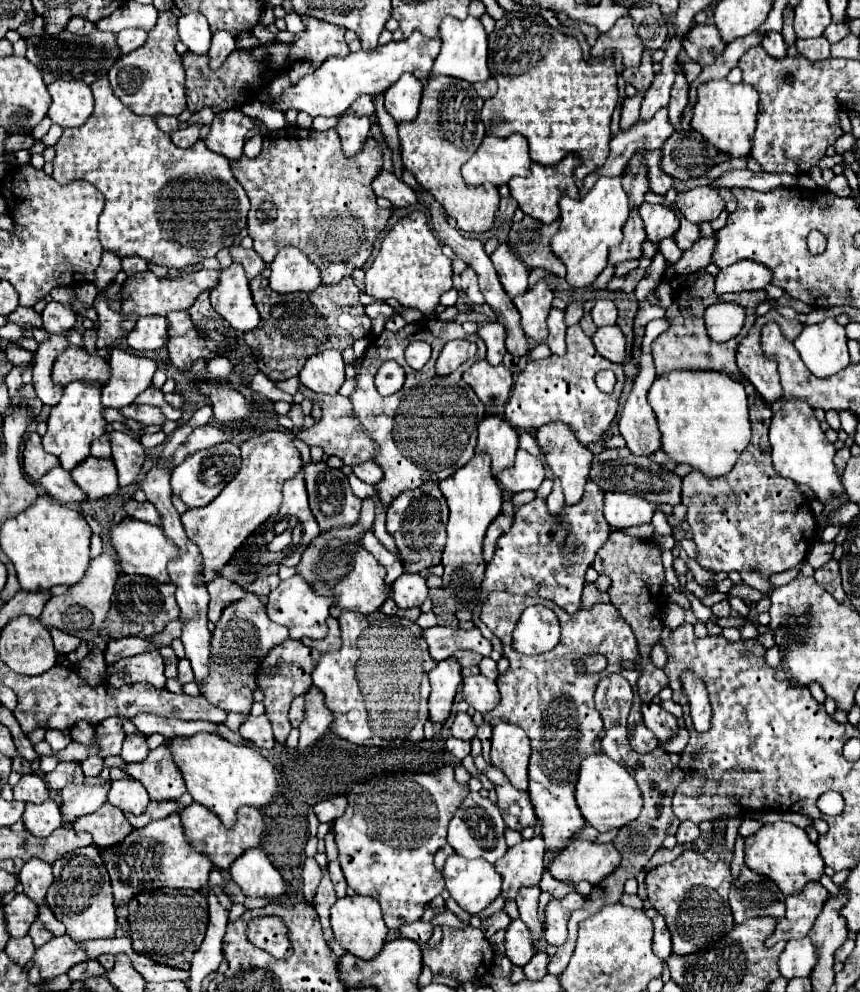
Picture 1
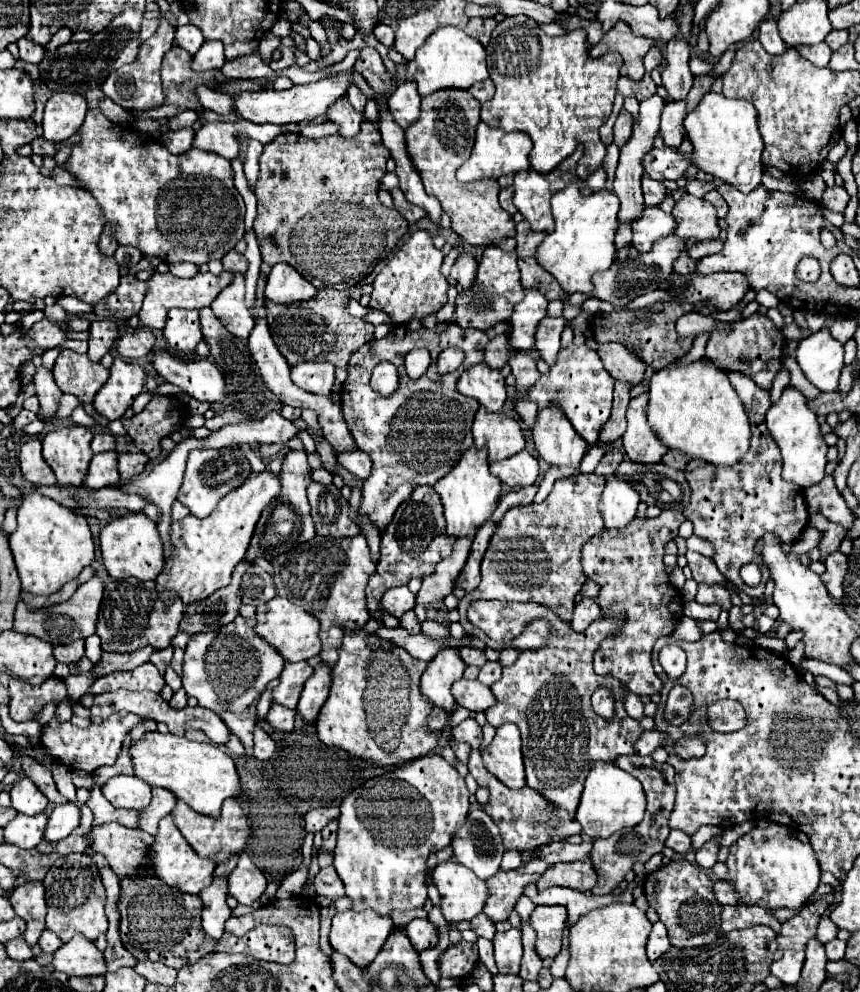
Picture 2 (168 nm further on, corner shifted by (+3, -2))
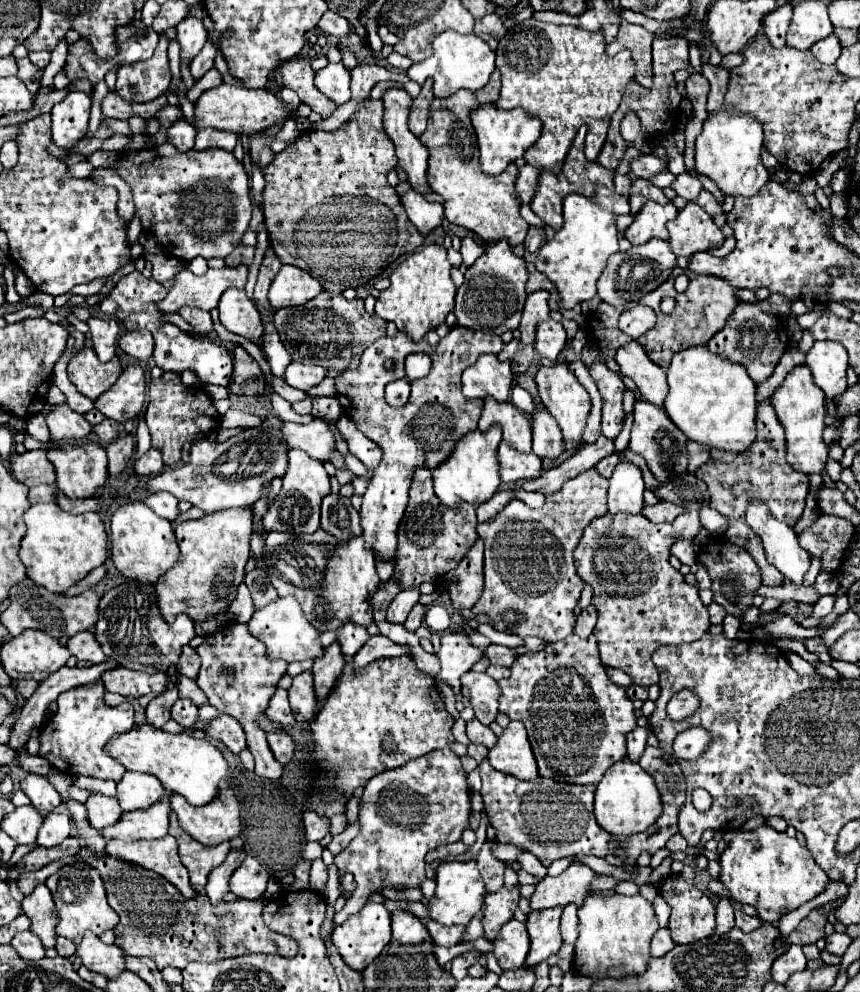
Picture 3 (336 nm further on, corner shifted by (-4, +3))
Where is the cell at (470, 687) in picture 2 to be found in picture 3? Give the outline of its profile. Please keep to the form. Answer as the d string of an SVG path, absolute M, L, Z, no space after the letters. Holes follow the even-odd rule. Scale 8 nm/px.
M468 671L462 675L462 695L470 701L480 723L490 725L496 719L500 687L492 677L486 673Z

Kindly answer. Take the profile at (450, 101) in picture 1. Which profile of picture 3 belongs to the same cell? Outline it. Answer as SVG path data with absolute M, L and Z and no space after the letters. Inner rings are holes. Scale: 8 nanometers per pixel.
M458 91L448 99L434 99L430 105L428 129L422 133L420 141L430 149L428 161L428 185L444 199L444 217L462 225L486 243L508 239L512 247L524 243L528 233L528 223L520 217L520 199L516 197L516 165L511 163L498 175L480 173L480 159L476 149L476 133L470 123L470 111L476 109L478 101L472 91Z

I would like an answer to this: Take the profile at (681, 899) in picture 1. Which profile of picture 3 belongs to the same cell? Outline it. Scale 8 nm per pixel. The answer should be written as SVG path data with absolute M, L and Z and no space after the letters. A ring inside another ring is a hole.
M684 867L684 871L680 875L668 875L660 883L660 895L672 907L668 929L672 933L672 941L676 945L678 943L680 945L682 943L694 943L694 941L710 937L714 933L716 909L714 909L714 903L708 899L708 895L696 889L696 871L692 867Z

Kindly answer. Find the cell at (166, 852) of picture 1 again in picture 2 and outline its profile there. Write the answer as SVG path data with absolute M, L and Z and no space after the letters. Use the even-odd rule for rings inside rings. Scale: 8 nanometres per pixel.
M165 816L161 820L161 828L155 836L155 842L149 846L149 870L153 876L157 876L163 884L177 888L179 892L187 892L187 894L199 894L203 888L207 888L213 882L213 870L215 870L215 862L201 858L195 854L195 850L185 842L183 834L177 830L173 816Z

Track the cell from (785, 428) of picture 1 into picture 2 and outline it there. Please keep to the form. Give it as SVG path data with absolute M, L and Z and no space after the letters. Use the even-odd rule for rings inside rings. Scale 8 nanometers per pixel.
M791 386L785 388L781 400L767 410L767 428L783 456L783 480L793 482L801 488L809 488L825 478L829 446L823 440L815 414L807 408L805 396L799 390Z

